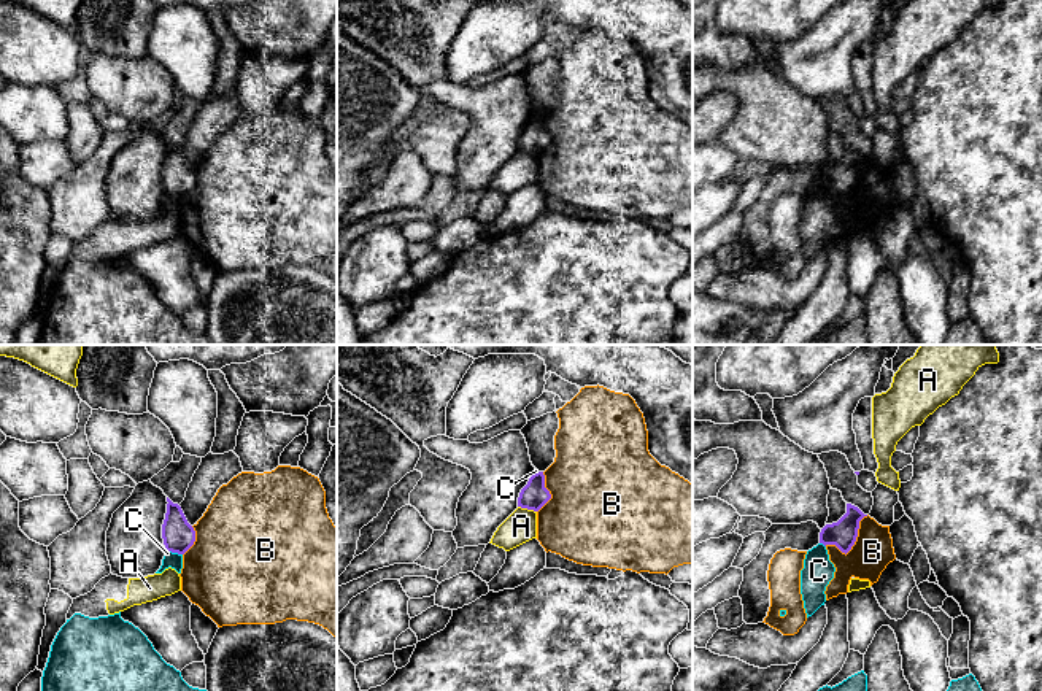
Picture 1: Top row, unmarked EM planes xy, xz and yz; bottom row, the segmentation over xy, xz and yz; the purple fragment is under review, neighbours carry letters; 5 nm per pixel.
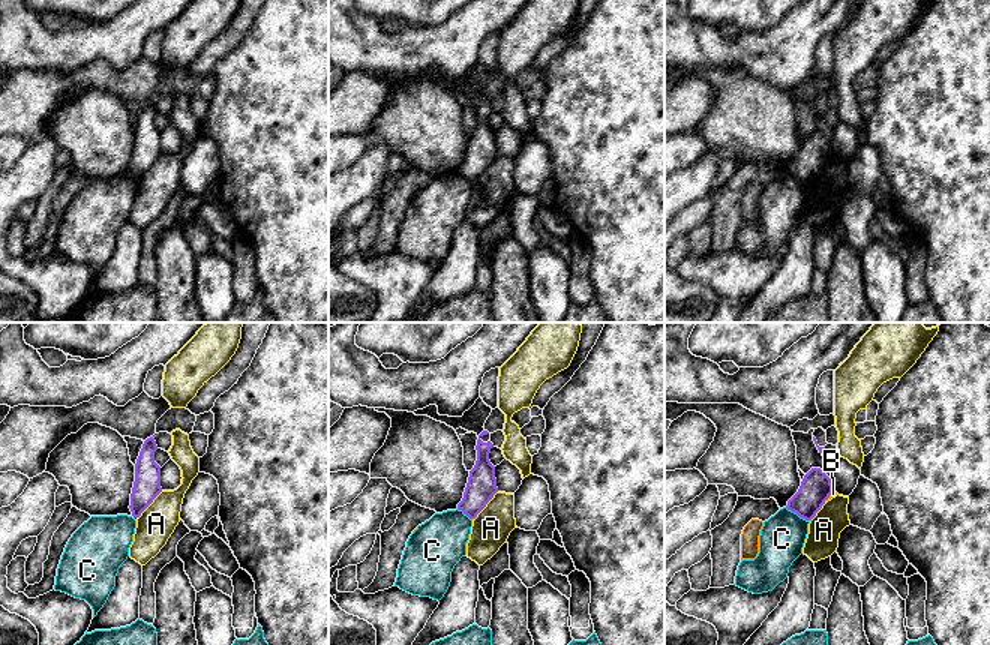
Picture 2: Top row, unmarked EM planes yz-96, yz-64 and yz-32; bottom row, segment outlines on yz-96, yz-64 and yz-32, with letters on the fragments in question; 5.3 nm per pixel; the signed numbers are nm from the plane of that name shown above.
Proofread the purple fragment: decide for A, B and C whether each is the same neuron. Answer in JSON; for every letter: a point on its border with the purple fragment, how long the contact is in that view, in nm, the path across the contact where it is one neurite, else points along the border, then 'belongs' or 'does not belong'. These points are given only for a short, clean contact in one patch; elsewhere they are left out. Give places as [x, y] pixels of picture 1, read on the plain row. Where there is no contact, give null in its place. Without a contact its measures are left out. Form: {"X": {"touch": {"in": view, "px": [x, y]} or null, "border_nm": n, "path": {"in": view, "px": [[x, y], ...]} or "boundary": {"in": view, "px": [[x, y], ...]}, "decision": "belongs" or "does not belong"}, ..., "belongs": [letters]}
{"A": {"touch": {"in": "xz", "px": [528, 153]}, "border_nm": 100, "boundary": {"in": "xz", "px": [[518, 150], [536, 156]]}, "decision": "does not belong"}, "B": {"touch": {"in": "yz", "px": [853, 188]}, "border_nm": 280, "decision": "does not belong"}, "C": {"touch": {"in": "xy", "px": [173, 196]}, "border_nm": 90, "boundary": {"in": "xy", "px": [[165, 194], [181, 199]]}, "decision": "does not belong"}, "belongs": []}

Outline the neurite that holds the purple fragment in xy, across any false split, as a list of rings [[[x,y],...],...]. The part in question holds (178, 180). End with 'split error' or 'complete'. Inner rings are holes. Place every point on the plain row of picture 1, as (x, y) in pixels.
[[[167,141],[167,157],[162,168],[165,195],[184,199],[195,186],[195,175],[187,167],[181,151]]]; complete

